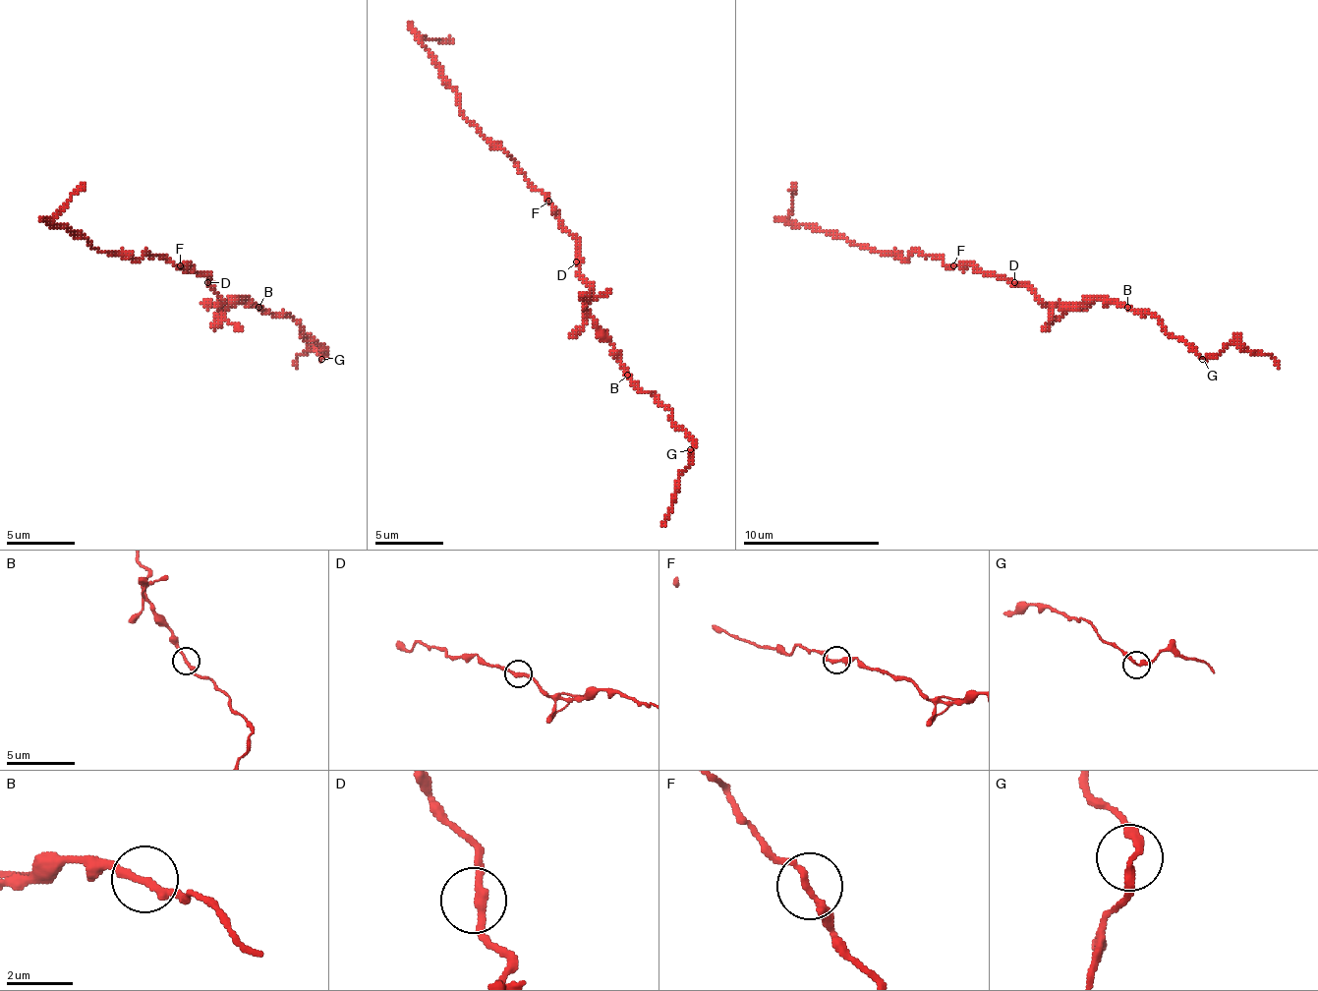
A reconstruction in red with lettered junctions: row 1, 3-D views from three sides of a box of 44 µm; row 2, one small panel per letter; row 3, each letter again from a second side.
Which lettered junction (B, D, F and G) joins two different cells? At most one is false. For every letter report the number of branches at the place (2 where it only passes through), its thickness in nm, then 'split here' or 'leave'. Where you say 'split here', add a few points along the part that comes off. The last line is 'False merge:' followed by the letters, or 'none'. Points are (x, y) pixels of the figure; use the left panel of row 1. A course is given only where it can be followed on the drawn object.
B: branches 2; calibre 240 nm; leave
D: branches 2; calibre 260 nm; leave
F: branches 2; calibre 220 nm; leave
G: branches 2; calibre 240 nm; split here; course (320, 358), (311, 344), (297, 358), (297, 368)
False merge: G

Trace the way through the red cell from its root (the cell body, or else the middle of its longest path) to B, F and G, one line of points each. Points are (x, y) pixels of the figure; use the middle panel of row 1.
B: (580, 262), (580, 279), (590, 289), (587, 314), (594, 327), (614, 348), (614, 358), (627, 375)
F: (580, 262), (580, 245), (562, 224), (559, 210), (548, 201)
G: (580, 262), (594, 327), (614, 348), (621, 368), (672, 413), (693, 443), (689, 450)

